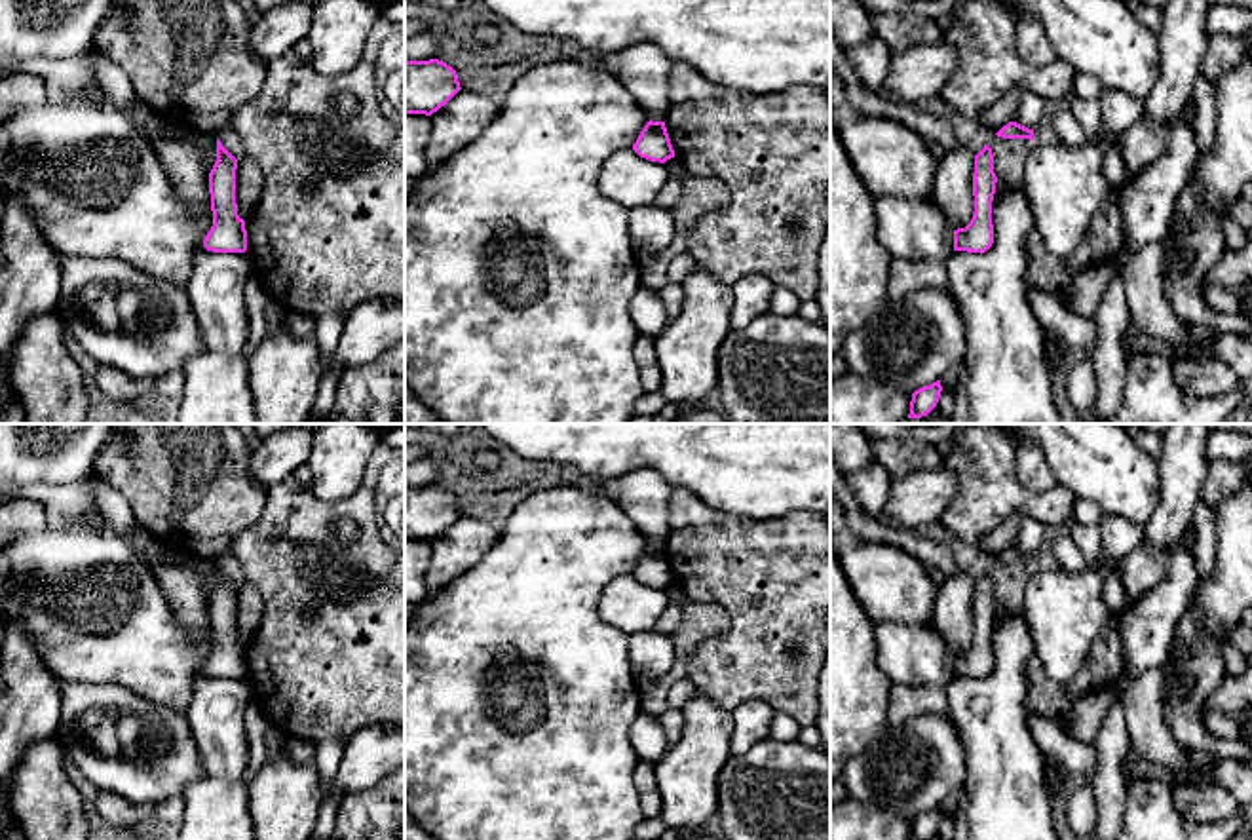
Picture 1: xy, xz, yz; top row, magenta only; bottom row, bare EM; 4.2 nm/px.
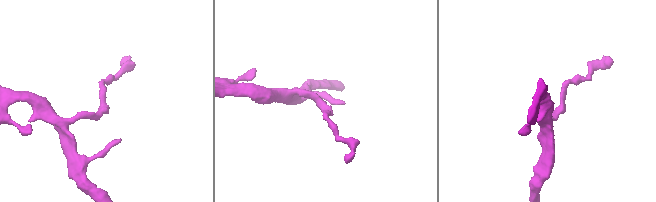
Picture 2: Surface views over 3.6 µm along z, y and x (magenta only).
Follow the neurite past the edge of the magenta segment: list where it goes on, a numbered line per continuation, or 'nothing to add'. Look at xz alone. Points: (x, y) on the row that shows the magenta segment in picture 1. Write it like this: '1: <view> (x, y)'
nothing to add

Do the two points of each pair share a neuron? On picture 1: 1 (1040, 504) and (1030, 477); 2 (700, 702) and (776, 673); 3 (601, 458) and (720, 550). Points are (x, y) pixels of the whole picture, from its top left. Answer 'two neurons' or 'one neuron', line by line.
1: two neurons
2: two neurons
3: two neurons

